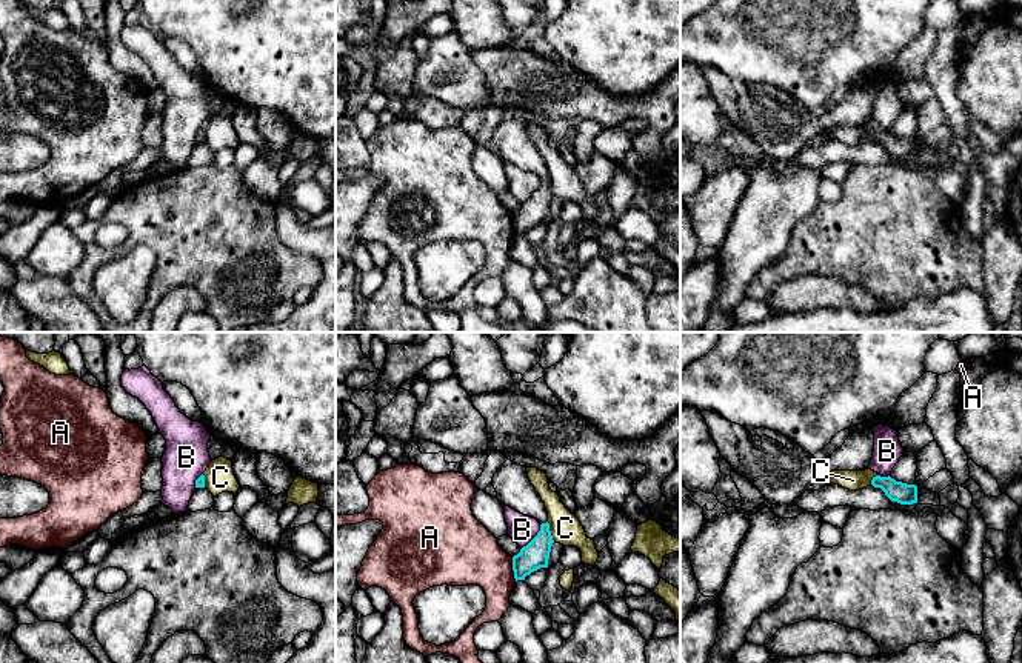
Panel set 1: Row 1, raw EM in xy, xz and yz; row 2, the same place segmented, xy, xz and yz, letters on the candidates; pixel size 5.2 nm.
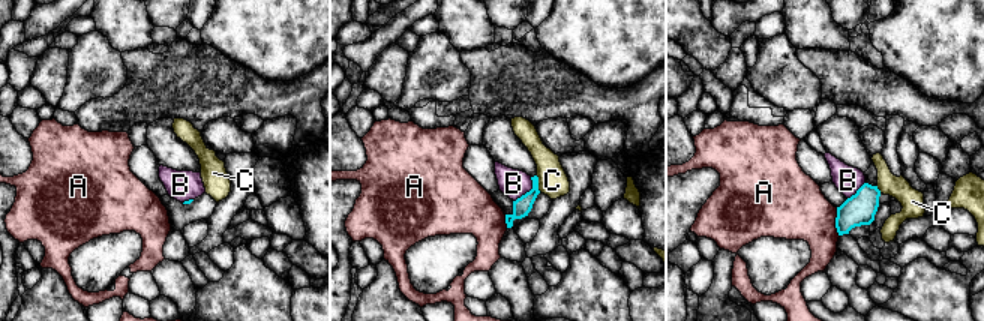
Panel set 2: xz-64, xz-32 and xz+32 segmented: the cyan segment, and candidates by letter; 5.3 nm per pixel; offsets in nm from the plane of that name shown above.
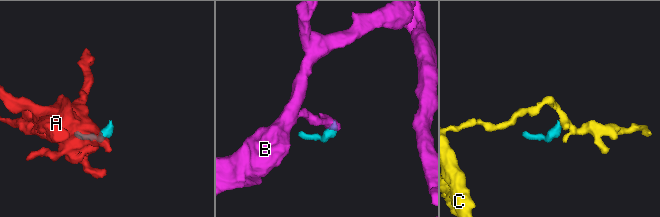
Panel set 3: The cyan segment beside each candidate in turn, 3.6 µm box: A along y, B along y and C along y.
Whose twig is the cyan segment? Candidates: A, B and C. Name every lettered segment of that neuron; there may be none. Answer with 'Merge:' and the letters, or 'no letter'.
Merge: no letter

